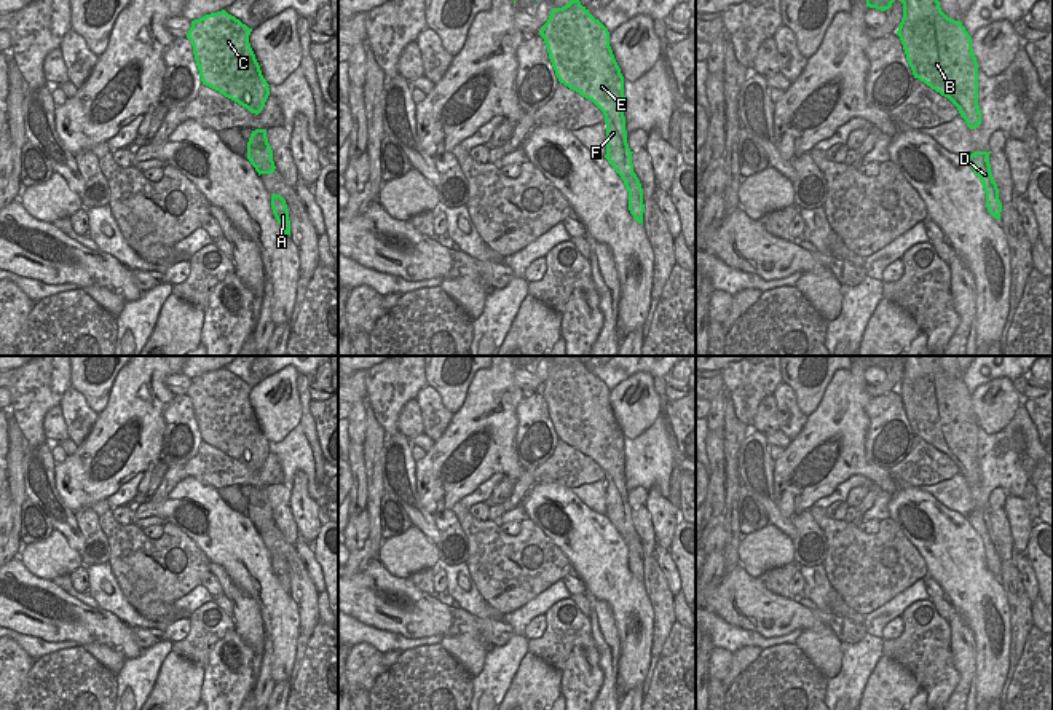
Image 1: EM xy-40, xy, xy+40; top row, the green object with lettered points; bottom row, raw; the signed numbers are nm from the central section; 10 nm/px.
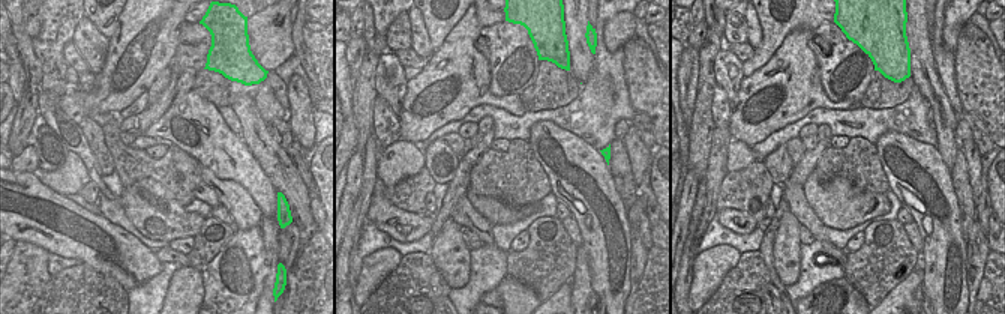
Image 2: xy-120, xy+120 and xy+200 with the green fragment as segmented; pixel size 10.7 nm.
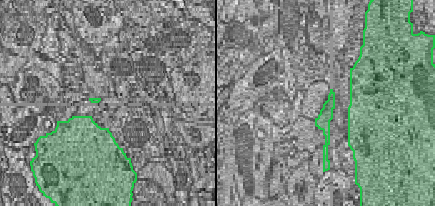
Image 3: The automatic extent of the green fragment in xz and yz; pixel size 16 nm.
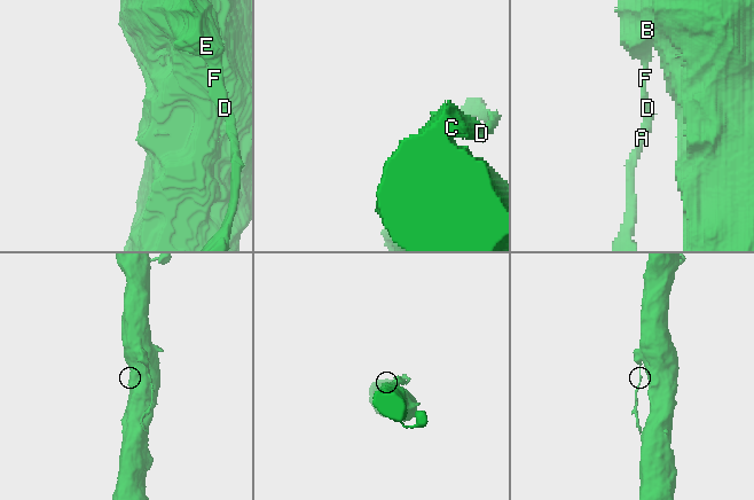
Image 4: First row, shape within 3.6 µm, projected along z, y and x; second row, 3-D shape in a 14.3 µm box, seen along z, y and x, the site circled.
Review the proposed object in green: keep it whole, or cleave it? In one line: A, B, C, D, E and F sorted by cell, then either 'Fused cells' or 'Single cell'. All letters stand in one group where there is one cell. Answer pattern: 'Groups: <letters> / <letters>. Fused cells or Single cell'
Groups: A D F / B C E. Fused cells

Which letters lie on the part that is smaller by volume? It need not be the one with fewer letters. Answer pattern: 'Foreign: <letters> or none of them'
Foreign: A, D, F

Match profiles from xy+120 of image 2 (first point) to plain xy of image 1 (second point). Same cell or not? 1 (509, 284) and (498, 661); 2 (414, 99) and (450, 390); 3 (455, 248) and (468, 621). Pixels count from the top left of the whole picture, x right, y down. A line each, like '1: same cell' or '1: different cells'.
1: different cells
2: different cells
3: different cells

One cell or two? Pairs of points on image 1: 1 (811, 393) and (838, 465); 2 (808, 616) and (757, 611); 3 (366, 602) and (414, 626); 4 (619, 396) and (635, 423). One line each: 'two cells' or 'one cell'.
1: two cells
2: one cell
3: one cell
4: one cell

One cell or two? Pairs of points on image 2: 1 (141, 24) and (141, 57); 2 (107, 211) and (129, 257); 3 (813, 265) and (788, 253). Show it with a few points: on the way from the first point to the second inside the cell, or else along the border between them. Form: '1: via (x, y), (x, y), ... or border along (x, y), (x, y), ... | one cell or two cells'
1: via (140, 32), (140, 50) | one cell
2: border along (101, 215), (122, 226), (143, 242) | two cells
3: border along (801, 244), (800, 277), (786, 287) | two cells

